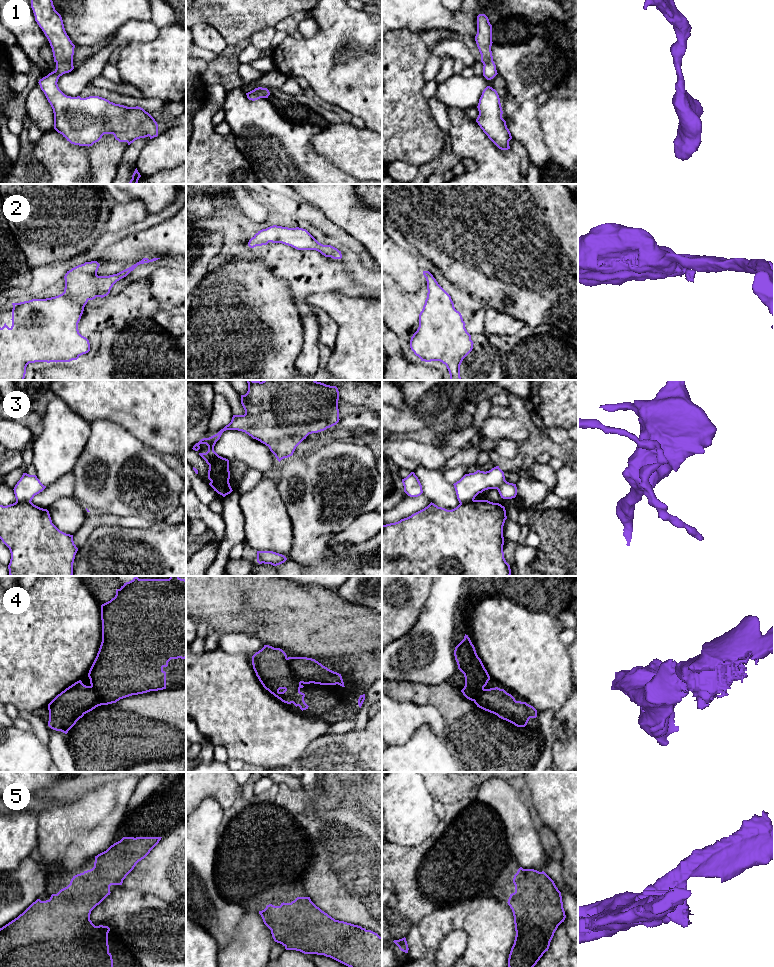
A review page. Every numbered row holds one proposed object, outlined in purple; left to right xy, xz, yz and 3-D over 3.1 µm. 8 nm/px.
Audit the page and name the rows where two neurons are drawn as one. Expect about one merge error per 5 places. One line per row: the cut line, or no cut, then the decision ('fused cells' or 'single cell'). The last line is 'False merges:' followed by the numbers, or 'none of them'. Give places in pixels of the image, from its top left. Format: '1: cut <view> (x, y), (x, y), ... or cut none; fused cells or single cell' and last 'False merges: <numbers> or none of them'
1: cut none; single cell
2: cut none; single cell
3: cut xy (16, 501), (30, 502); fused cells
4: cut none; single cell
5: cut none; single cell
False merges: 3

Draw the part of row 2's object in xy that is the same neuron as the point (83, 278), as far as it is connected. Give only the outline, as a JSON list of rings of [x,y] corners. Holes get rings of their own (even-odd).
[[[143,258],[131,267],[113,275],[98,276],[97,271],[100,264],[97,261],[85,262],[67,271],[64,276],[64,292],[58,296],[46,299],[32,299],[20,303],[12,303],[12,326],[9,328],[6,323],[0,327],[0,380],[24,380],[26,367],[29,363],[35,362],[70,362],[77,360],[81,355],[90,351],[89,340],[82,336],[78,330],[78,323],[89,300],[96,297],[105,297],[110,293],[113,285],[120,279],[126,277],[138,265],[156,261],[160,258]]]

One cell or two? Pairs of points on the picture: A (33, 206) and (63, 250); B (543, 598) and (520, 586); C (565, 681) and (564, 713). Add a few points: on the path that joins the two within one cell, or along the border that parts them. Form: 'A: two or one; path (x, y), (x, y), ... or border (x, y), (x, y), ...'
A: one; path (44, 217), (62, 235), (63, 239)
B: one; path (537, 592), (531, 586), (526, 586)
C: two; border (567, 698), (554, 712)

